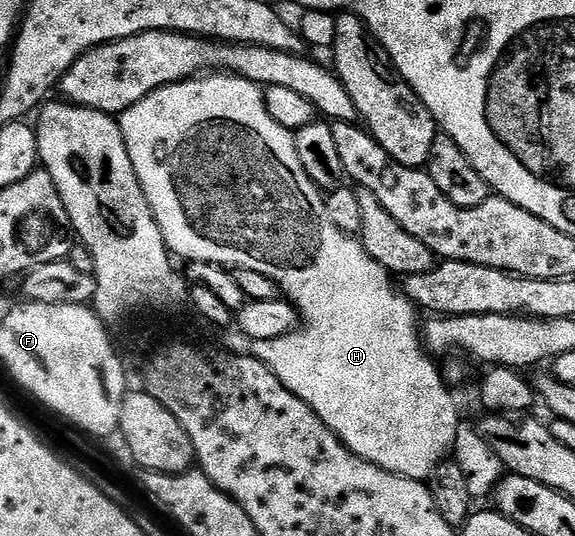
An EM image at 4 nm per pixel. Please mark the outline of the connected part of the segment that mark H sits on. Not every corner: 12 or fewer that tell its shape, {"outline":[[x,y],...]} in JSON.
{"outline":[[240,76],[118,117],[167,251],[299,311],[261,359],[430,481],[461,423],[421,320]]}

